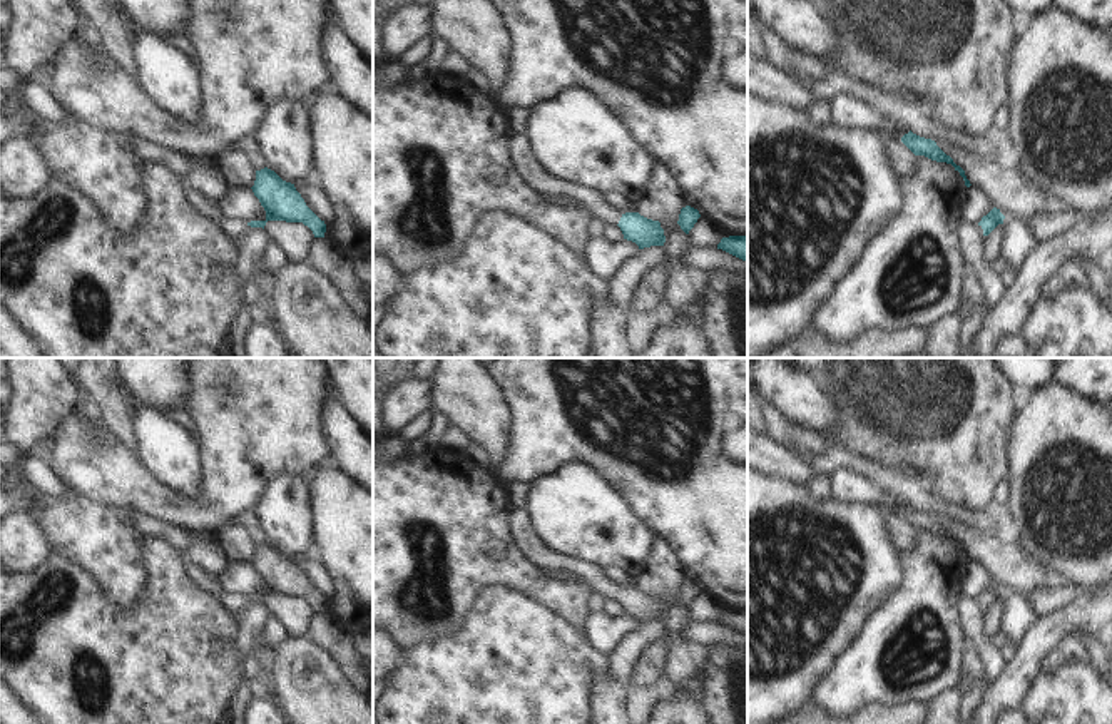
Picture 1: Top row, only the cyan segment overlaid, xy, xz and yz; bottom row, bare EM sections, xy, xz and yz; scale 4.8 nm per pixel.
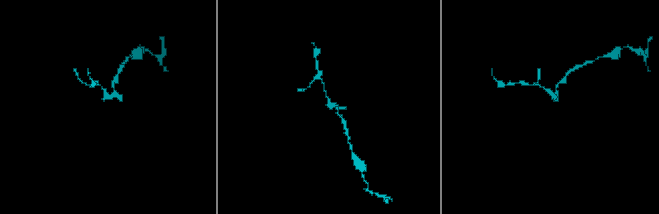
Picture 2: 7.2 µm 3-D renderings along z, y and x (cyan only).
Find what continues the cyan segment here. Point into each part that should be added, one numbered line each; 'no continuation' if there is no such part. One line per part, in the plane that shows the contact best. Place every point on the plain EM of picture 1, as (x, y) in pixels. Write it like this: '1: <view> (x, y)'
1: xz (519, 524)

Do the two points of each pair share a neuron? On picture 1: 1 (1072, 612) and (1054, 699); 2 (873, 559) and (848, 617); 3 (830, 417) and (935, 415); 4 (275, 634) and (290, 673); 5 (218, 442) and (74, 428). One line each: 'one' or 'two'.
1: two
2: one
3: two
4: two
5: one

